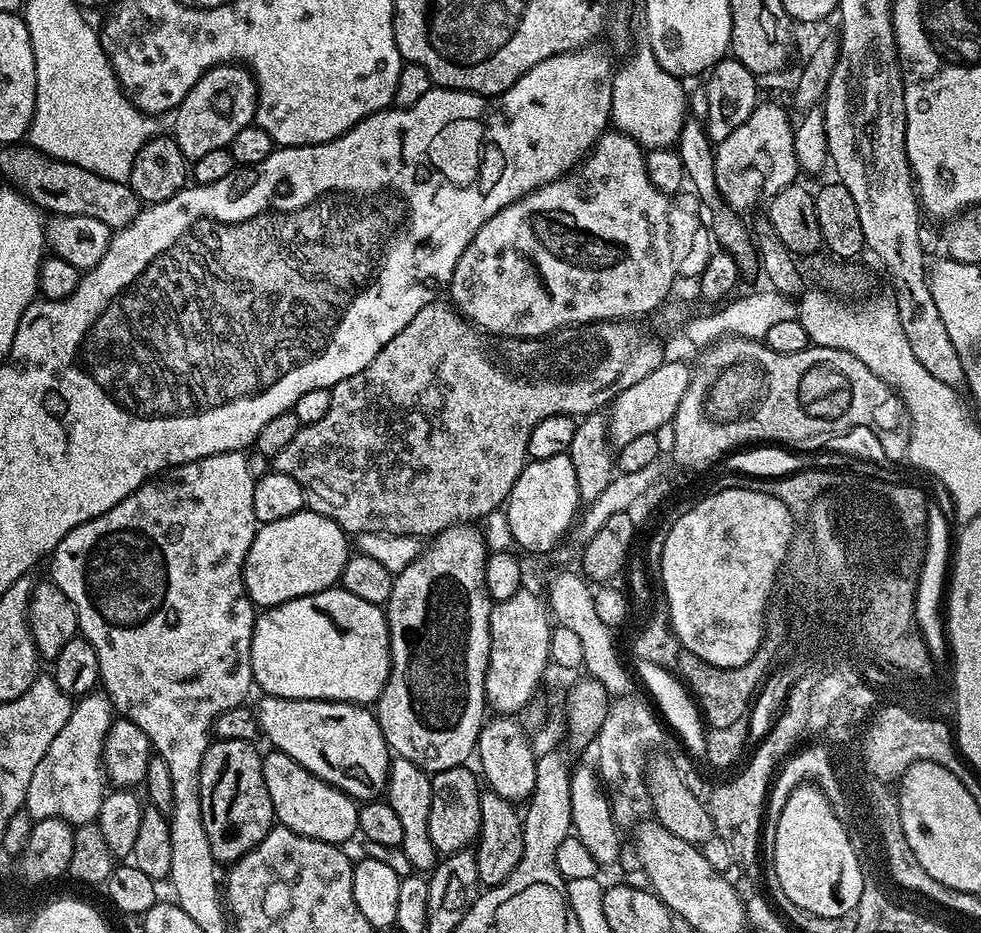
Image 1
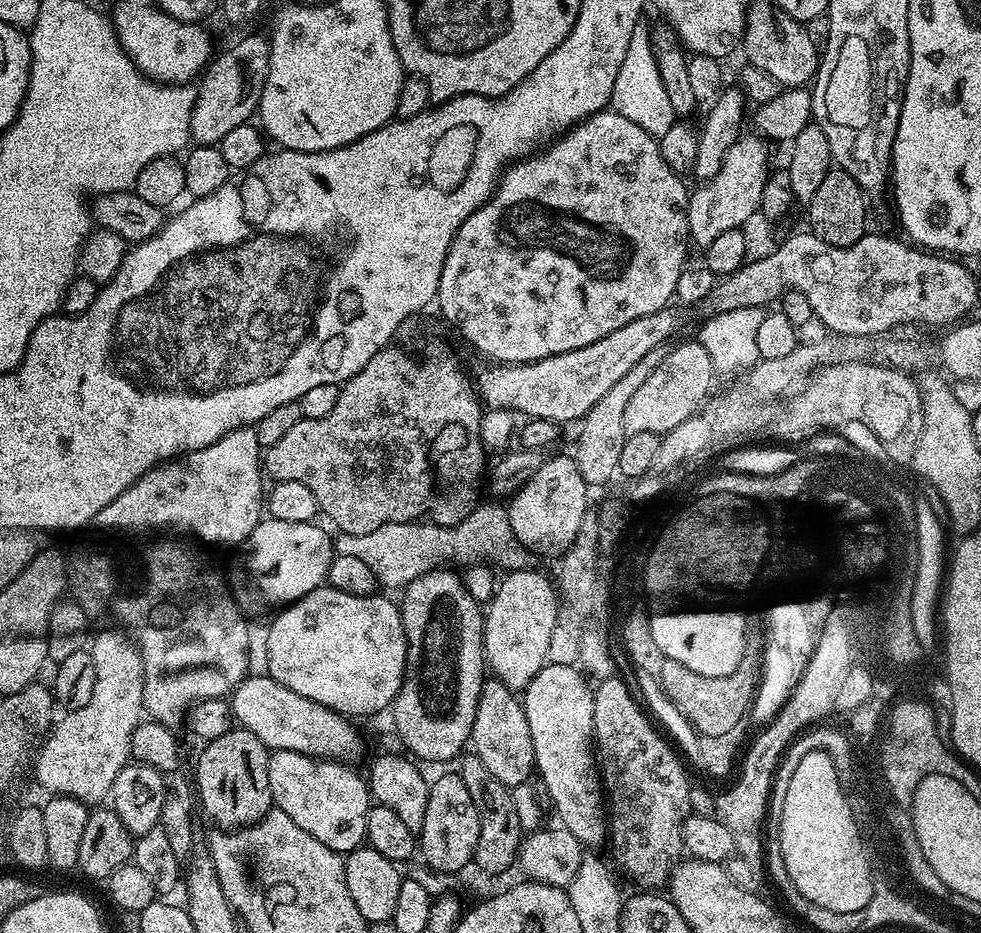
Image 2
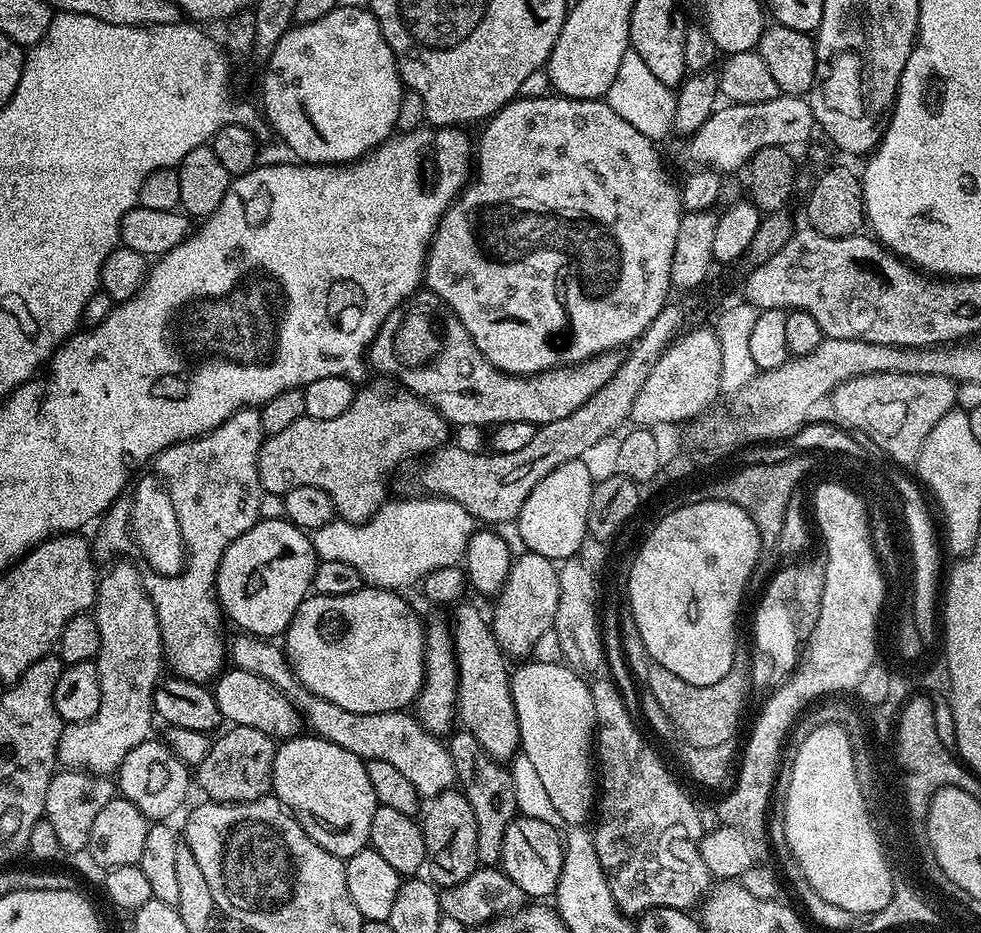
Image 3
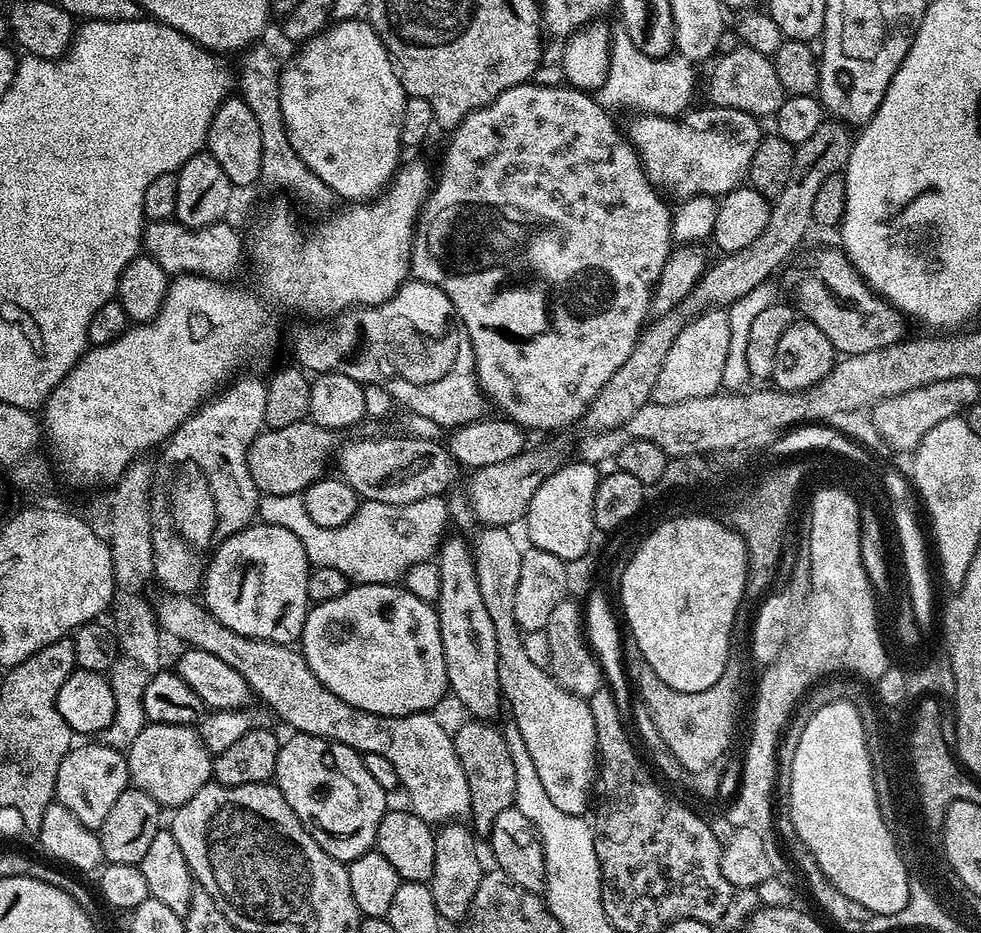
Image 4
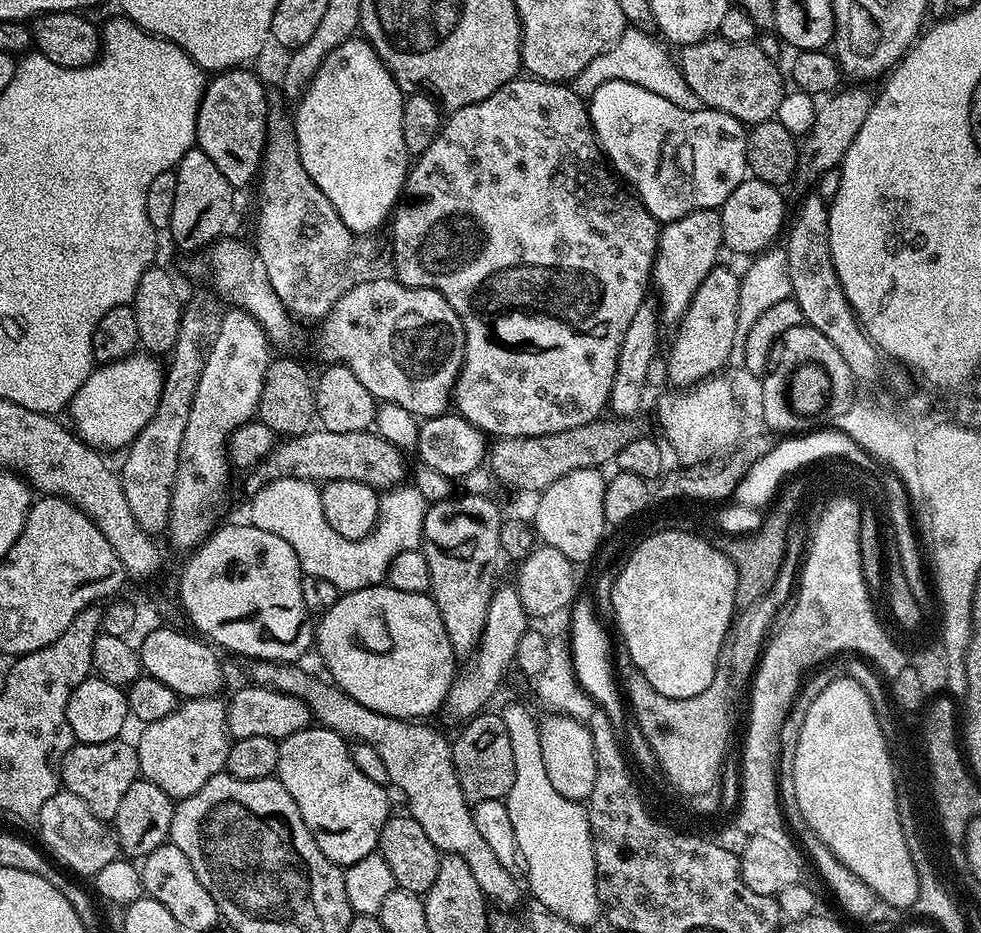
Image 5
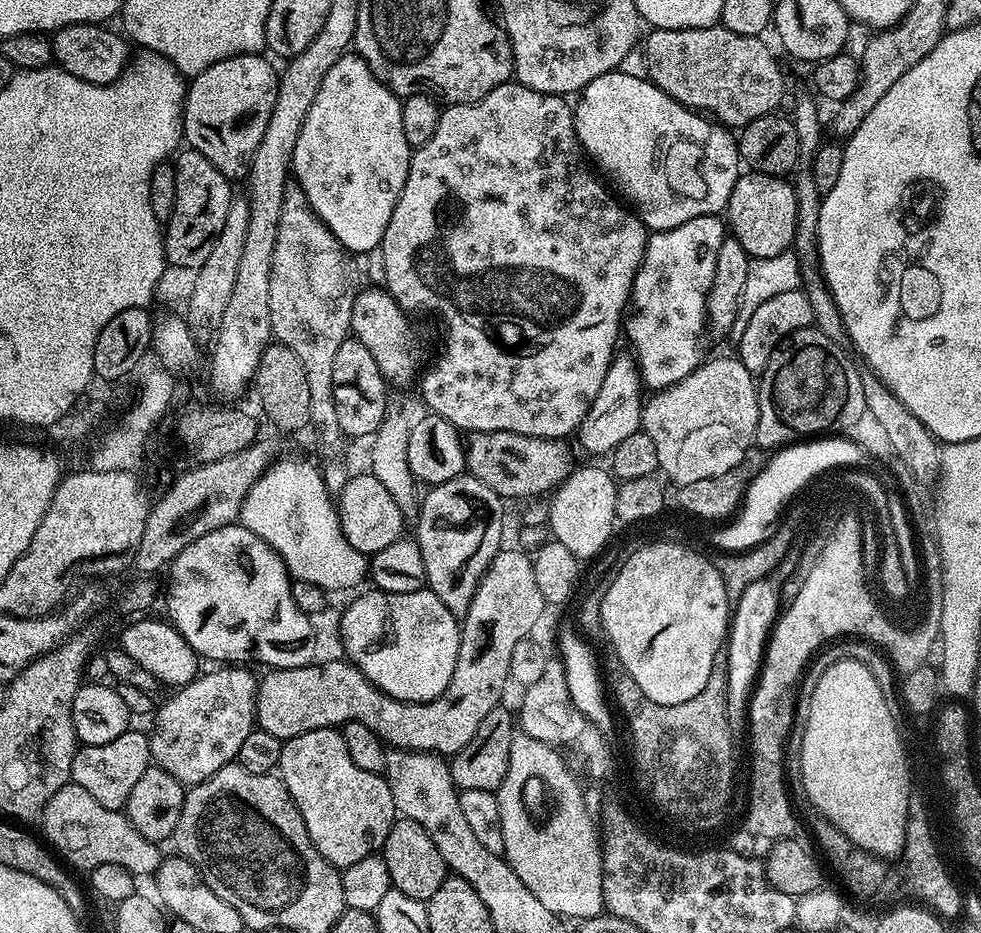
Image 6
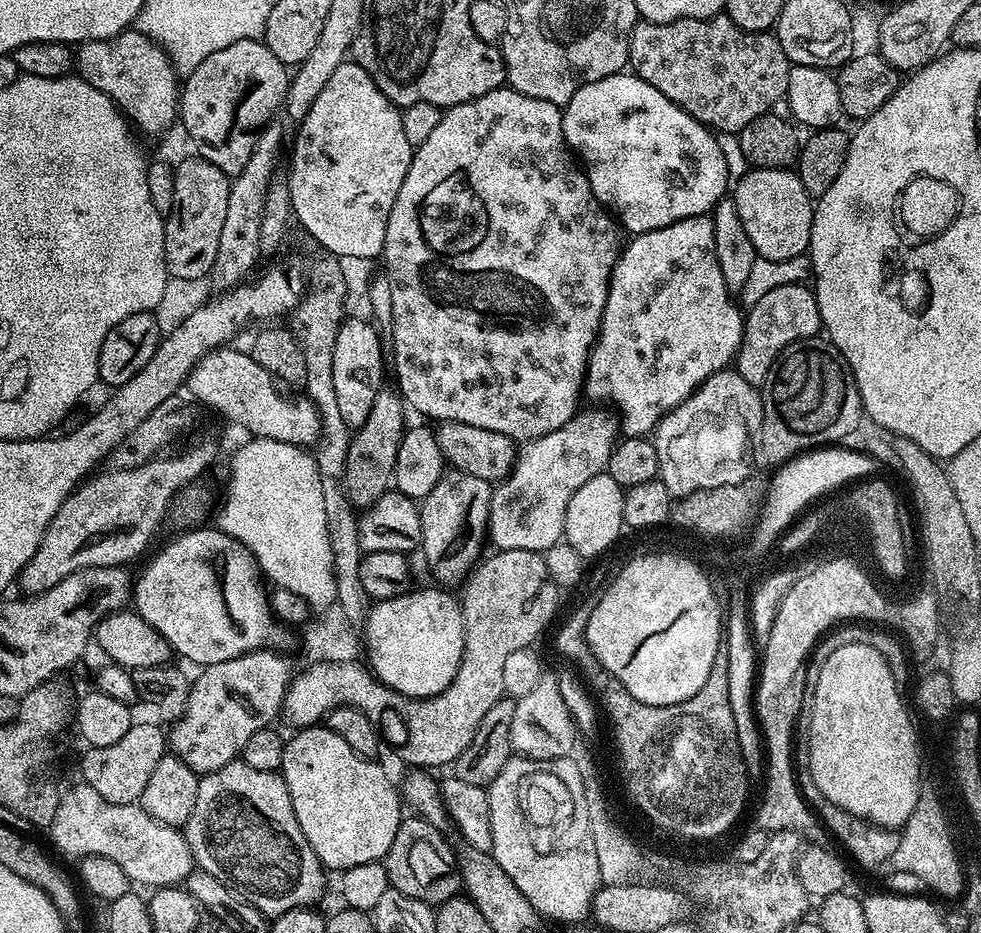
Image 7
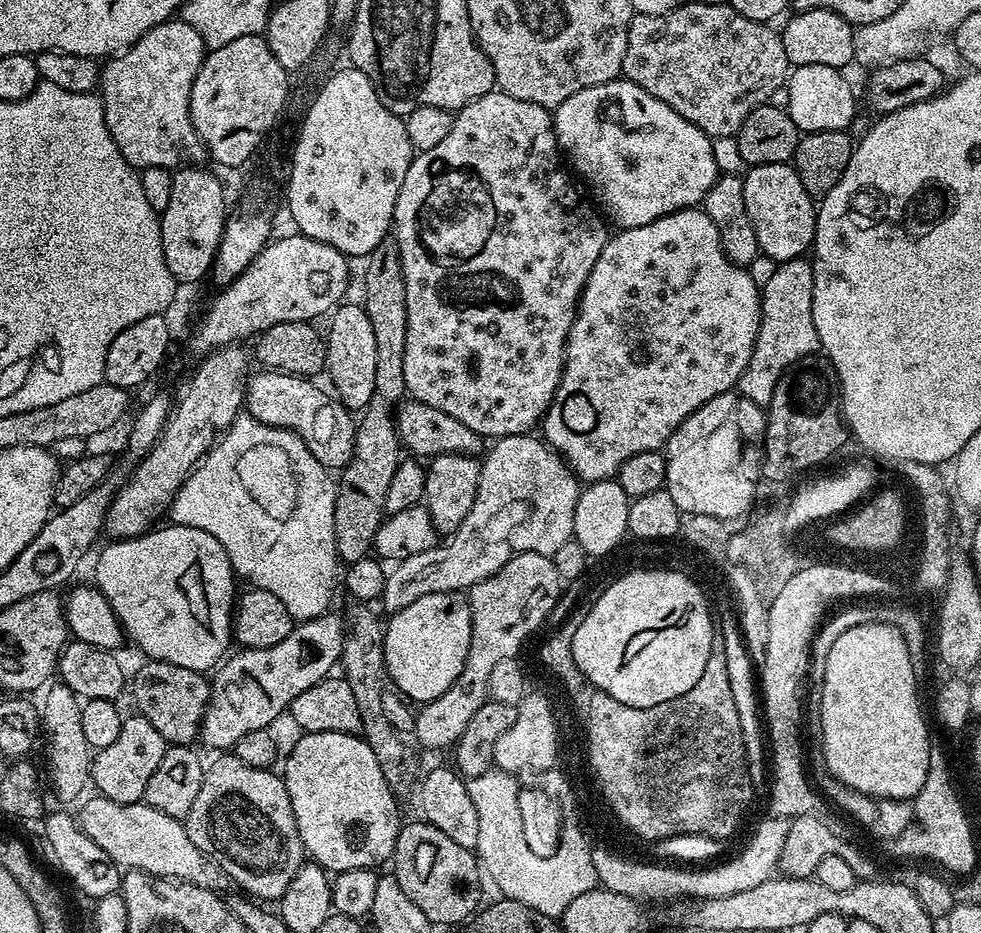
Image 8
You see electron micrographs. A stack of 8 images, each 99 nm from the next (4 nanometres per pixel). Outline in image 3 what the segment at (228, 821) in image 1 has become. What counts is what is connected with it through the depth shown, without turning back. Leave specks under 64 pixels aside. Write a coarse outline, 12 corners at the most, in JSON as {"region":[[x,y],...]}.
{"region":[[232,726],[194,768],[220,804],[272,792],[277,741]]}

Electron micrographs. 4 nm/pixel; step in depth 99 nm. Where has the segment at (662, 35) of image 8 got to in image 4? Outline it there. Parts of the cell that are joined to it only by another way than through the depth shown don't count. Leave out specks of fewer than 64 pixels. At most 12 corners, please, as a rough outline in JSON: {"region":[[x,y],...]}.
{"region":[[741,47],[708,72],[717,108],[775,117],[786,93],[772,57]]}

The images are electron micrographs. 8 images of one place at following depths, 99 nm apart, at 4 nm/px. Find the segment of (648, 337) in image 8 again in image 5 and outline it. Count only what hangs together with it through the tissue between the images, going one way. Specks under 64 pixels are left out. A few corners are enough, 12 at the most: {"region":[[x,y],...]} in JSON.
{"region":[[695,208],[660,229],[651,283],[679,325],[717,267],[722,218]]}

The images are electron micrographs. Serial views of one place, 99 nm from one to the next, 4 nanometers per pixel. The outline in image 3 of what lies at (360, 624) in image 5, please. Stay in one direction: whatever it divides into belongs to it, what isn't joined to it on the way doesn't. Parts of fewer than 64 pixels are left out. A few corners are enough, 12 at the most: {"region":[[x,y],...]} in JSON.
{"region":[[401,593],[309,595],[282,644],[354,714],[415,705],[425,621]]}

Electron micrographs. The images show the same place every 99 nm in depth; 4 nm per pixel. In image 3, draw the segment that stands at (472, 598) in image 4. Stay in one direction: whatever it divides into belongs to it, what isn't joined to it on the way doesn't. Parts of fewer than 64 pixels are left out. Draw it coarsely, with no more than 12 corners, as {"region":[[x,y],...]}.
{"region":[[472,604],[451,609],[456,710],[501,762],[521,751],[509,661]]}

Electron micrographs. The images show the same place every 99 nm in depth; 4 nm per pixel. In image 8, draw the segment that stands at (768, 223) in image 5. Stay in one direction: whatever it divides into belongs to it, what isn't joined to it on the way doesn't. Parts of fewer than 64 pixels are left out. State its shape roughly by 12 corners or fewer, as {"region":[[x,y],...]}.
{"region":[[791,163],[742,176],[761,253],[801,259],[816,239],[814,197]]}

